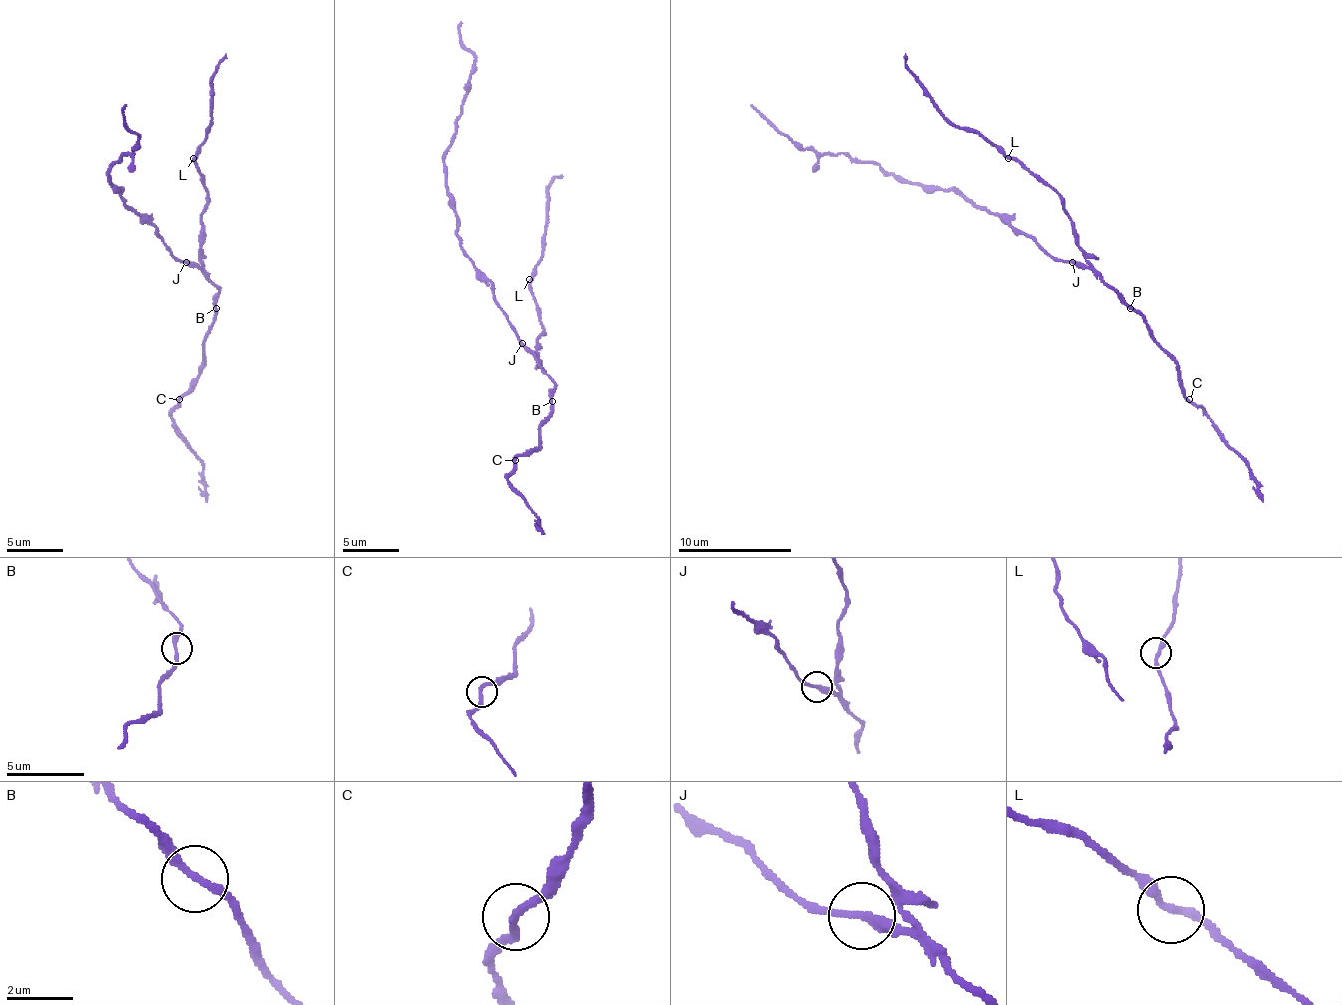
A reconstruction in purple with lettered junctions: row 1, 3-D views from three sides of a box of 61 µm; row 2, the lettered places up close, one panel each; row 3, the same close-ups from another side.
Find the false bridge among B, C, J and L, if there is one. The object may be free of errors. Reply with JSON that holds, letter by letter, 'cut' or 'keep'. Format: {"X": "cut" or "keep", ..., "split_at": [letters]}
{"B": "keep", "C": "keep", "J": "cut", "L": "keep", "split_at": ["J"]}

